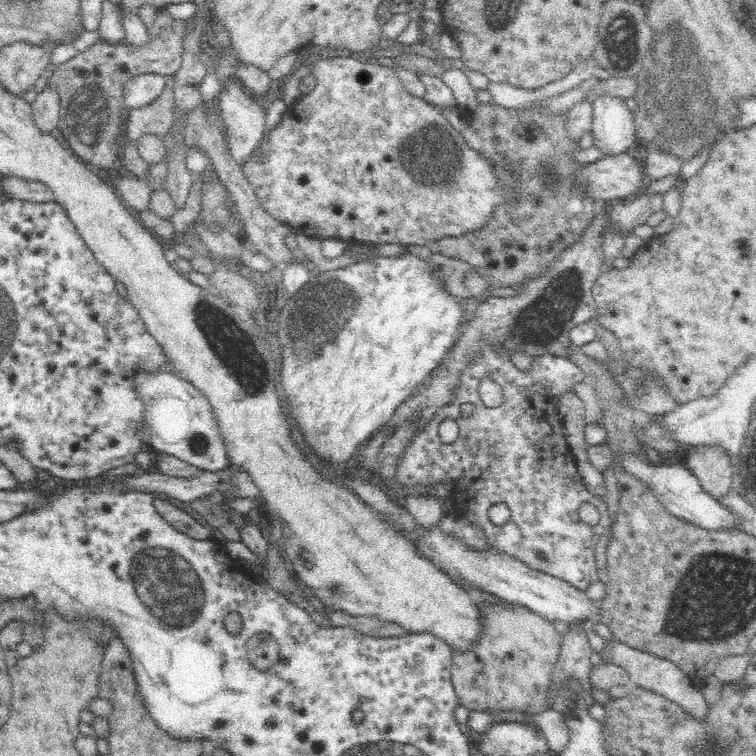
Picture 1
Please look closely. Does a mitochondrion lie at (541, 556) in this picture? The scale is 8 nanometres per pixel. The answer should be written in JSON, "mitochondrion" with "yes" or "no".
{"mitochondrion":"no"}

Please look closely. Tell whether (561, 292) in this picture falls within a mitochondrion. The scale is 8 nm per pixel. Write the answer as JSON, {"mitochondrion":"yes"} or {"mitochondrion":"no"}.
{"mitochondrion":"yes"}

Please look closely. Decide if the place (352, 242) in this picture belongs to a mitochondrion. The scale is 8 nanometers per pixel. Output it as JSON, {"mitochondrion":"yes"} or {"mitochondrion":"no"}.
{"mitochondrion":"no"}

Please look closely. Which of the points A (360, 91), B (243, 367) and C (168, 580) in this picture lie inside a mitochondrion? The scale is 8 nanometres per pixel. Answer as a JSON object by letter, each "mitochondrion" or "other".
{"A":"other","B":"mitochondrion","C":"mitochondrion"}

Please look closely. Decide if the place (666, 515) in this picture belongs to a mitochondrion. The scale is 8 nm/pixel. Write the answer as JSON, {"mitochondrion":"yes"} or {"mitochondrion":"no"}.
{"mitochondrion":"no"}

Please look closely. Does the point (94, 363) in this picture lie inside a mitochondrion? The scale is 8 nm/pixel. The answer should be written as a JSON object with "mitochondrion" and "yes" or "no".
{"mitochondrion":"no"}

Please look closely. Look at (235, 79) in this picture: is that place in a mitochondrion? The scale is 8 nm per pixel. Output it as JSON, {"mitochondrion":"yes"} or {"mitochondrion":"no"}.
{"mitochondrion":"no"}

